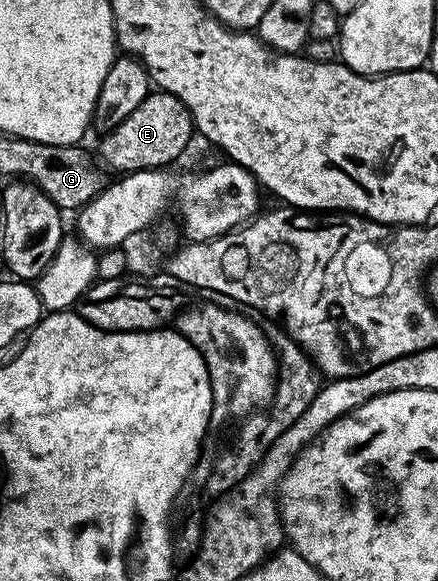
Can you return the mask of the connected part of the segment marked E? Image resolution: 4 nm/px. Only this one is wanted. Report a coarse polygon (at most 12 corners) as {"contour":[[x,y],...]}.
{"contour":[[157,89],[102,139],[110,172],[173,165],[195,139],[183,101]]}

